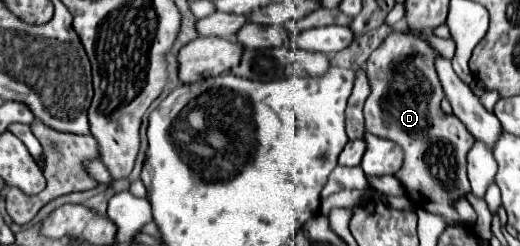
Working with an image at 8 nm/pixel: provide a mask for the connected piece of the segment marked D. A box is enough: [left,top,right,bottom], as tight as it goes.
[364,30,474,226]

